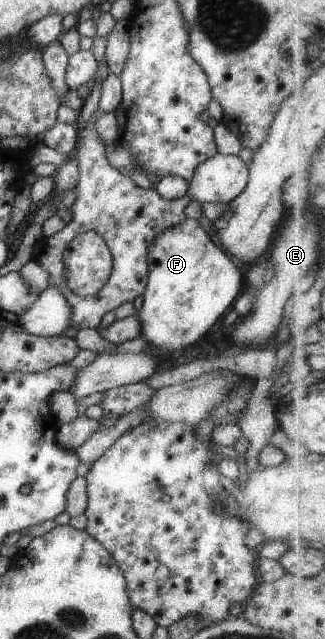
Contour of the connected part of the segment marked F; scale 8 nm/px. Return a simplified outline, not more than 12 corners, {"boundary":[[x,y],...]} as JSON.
{"boundary":[[196,219],[147,248],[139,336],[196,342],[243,290]]}

